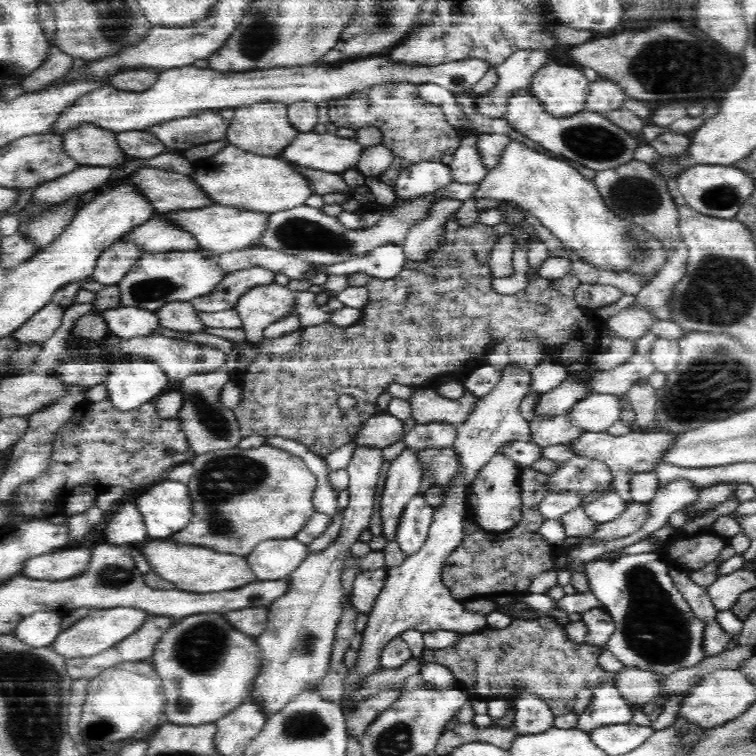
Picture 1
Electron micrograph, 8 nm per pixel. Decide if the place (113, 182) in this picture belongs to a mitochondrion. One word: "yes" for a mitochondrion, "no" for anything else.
no

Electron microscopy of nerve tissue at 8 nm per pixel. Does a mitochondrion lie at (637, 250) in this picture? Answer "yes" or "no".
yes

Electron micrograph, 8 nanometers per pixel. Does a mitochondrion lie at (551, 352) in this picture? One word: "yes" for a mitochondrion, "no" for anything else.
no

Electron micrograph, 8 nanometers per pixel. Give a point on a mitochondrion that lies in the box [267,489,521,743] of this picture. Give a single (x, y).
(305, 643)

